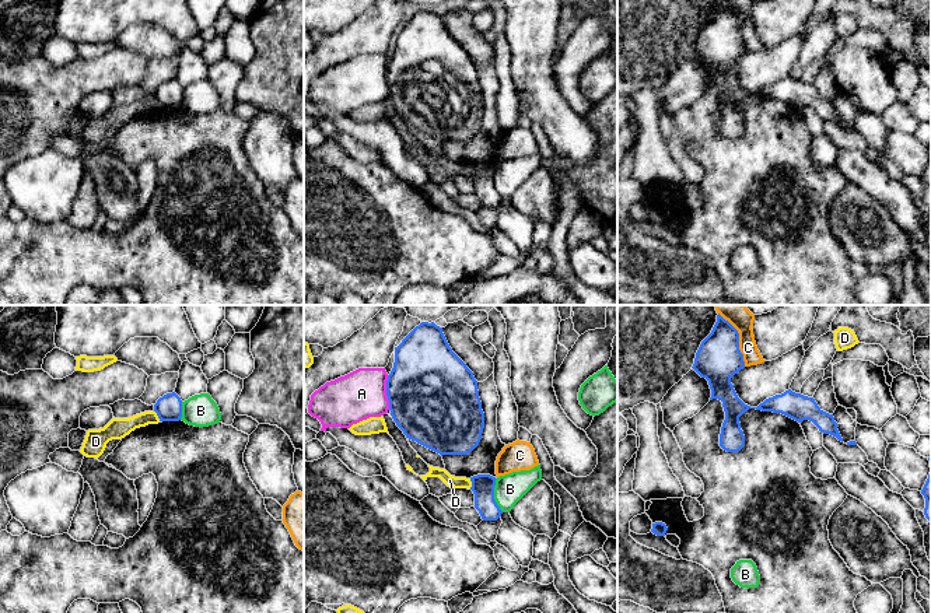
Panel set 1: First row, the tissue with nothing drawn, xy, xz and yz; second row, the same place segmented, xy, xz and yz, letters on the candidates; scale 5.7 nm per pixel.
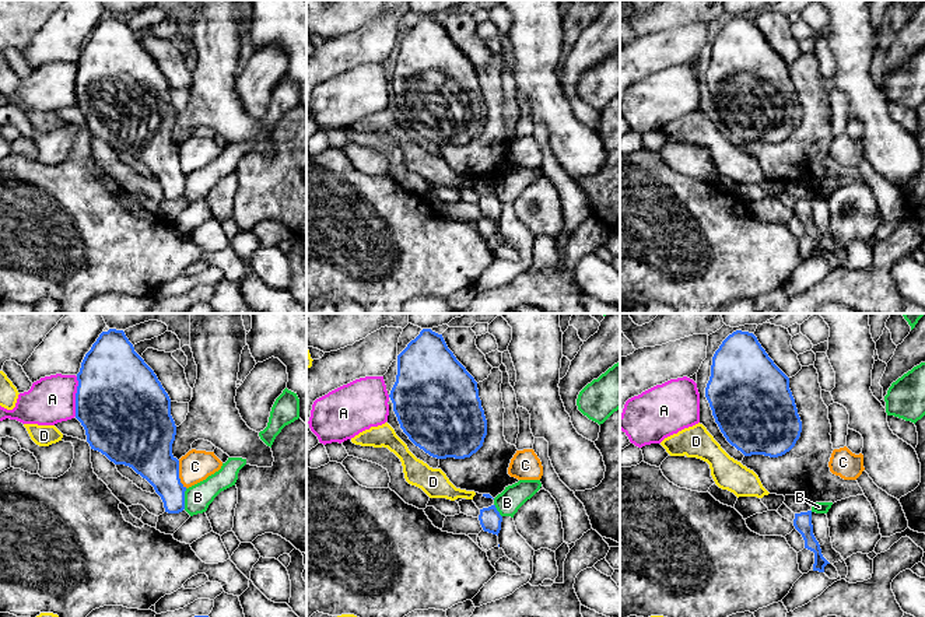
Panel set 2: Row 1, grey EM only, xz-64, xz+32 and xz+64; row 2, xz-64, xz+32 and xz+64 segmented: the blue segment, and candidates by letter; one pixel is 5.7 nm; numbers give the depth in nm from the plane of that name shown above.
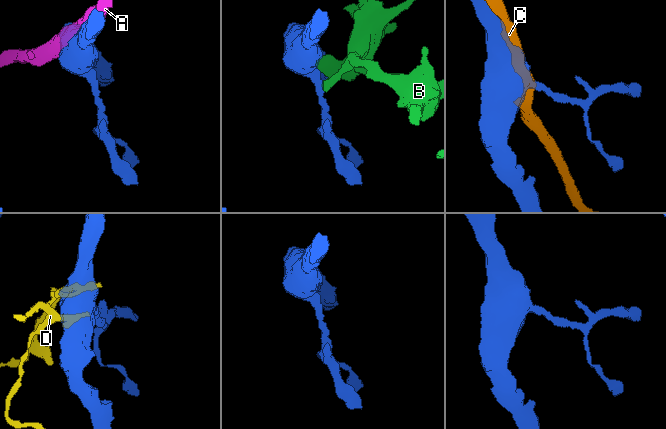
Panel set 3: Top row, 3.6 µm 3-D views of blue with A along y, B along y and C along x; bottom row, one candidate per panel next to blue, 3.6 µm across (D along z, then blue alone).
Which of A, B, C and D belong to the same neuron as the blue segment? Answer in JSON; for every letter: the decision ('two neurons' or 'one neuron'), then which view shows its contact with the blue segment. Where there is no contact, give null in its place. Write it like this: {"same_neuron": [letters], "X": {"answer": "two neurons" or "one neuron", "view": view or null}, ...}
{"same_neuron": [], "A": {"answer": "two neurons", "view": "xz"}, "B": {"answer": "two neurons", "view": "xz"}, "C": {"answer": "two neurons", "view": "yz"}, "D": {"answer": "two neurons", "view": "xy"}}

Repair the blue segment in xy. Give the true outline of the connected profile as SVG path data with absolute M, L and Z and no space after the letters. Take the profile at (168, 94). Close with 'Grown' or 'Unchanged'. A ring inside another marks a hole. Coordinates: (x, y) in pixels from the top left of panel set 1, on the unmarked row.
M175 78L167 80L157 87L154 98L160 108L179 108L182 104L182 87Z. Unchanged

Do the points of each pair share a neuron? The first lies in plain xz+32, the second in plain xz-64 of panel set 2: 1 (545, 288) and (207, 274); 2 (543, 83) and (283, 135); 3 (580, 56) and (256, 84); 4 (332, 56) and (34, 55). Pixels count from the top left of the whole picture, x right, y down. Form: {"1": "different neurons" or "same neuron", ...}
{"1": "different neurons", "2": "different neurons", "3": "same neuron", "4": "same neuron"}

